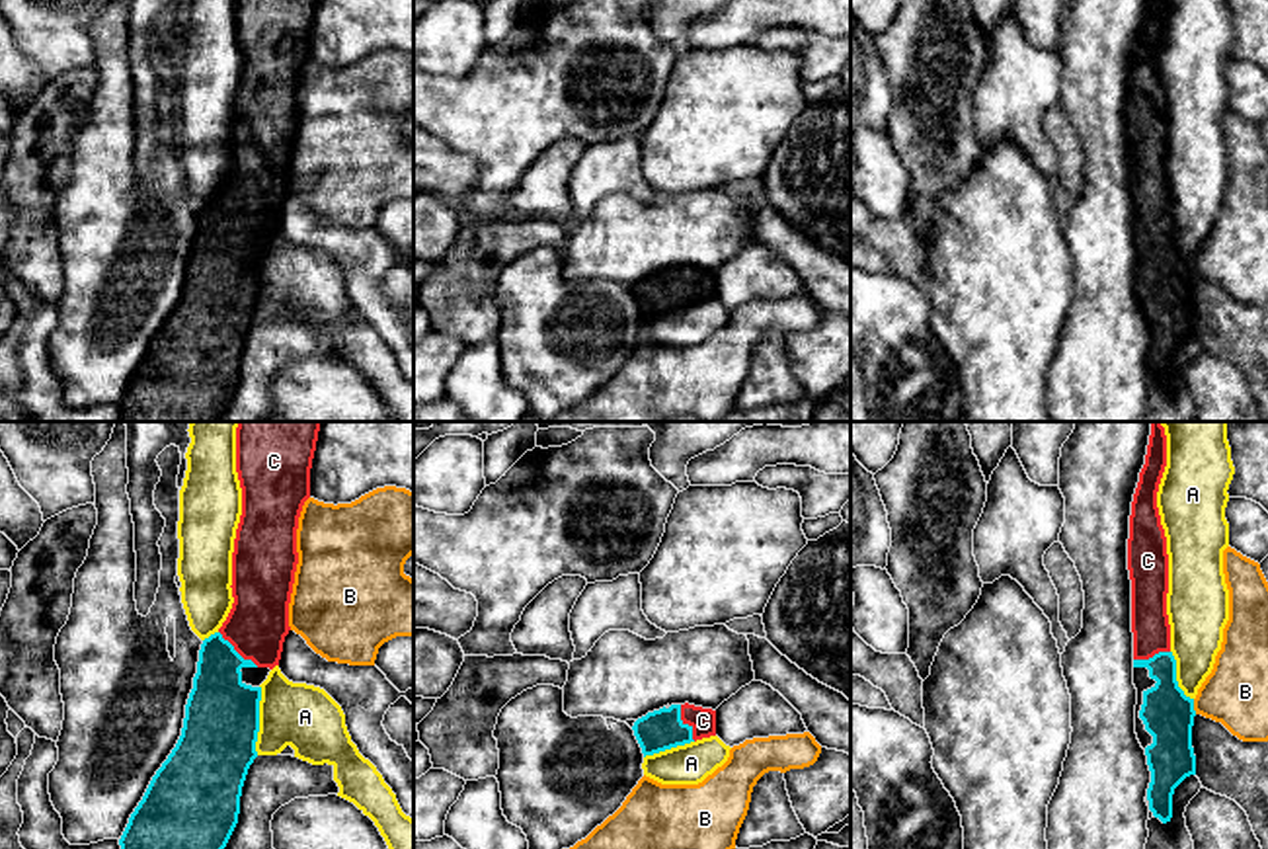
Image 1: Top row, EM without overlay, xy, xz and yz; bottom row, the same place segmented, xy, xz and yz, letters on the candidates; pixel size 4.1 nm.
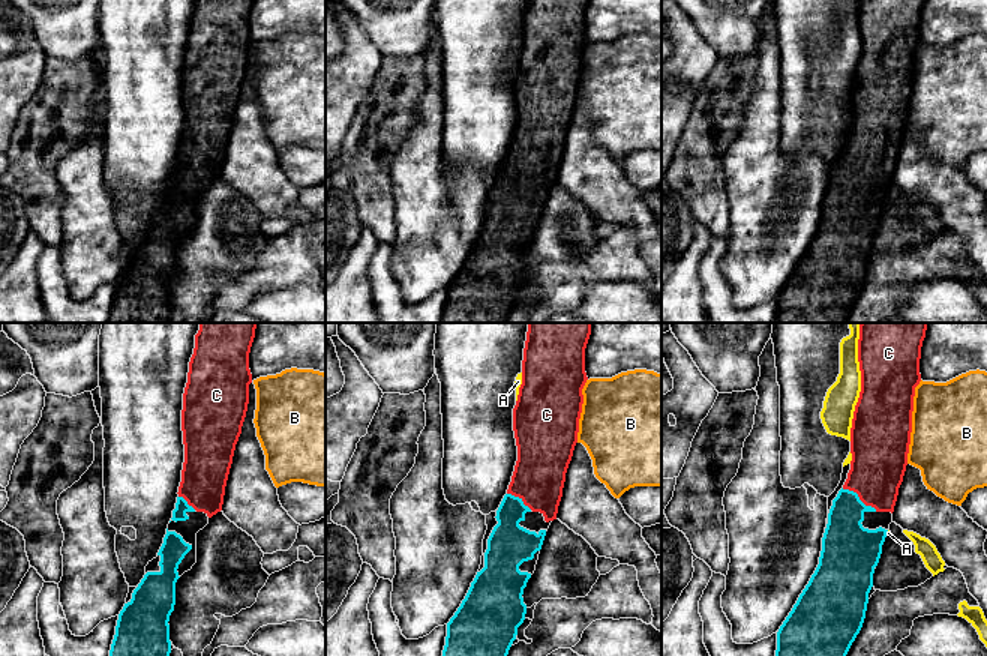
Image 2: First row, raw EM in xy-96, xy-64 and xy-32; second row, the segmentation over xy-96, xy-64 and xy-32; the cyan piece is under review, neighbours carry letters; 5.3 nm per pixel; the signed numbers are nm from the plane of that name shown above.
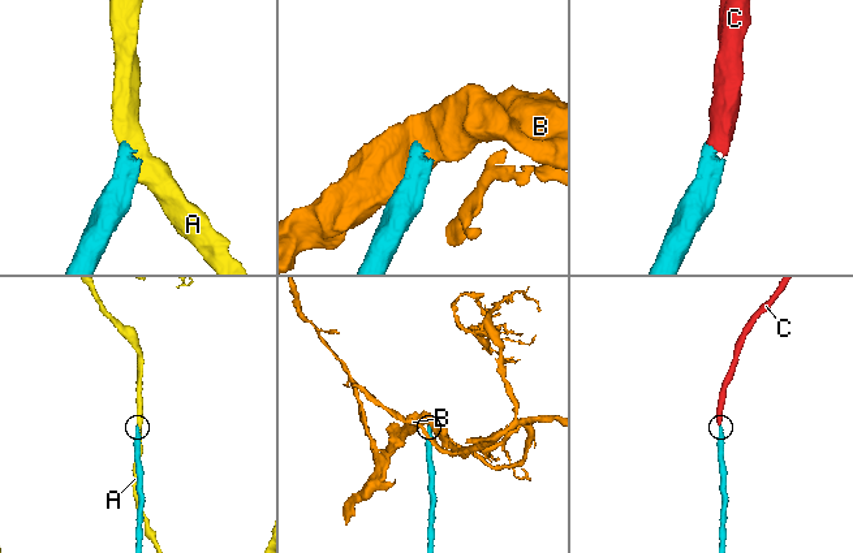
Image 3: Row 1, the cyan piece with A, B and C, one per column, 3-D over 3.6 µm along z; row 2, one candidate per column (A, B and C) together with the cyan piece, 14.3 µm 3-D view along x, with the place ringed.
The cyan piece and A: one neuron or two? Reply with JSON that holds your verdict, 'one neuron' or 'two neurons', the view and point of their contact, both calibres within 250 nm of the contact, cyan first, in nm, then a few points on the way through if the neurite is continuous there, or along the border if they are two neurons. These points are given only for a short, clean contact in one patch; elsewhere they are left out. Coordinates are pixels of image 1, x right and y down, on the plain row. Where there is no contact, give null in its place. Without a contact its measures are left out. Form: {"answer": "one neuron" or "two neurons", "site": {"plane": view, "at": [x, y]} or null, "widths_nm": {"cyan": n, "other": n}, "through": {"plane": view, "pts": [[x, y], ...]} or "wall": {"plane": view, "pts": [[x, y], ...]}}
{"answer": "two neurons", "site": {"plane": "xy", "at": [258, 283]}, "widths_nm": {"cyan": 320, "other": 260}}

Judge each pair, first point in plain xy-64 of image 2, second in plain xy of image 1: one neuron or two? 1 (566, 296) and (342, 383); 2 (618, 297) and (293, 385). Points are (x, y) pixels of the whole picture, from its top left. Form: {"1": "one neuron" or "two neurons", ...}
{"1": "two neurons", "2": "one neuron"}

